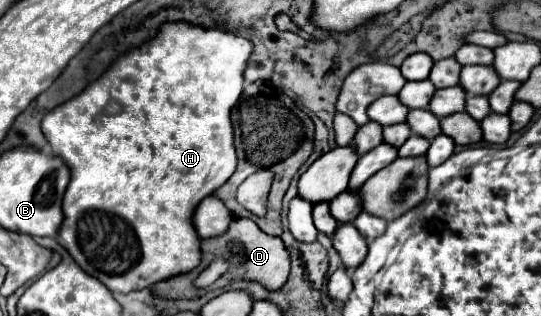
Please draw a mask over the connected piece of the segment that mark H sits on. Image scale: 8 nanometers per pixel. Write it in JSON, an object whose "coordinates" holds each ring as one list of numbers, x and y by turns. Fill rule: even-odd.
{"coordinates":[[165,23,165,25,161,25,157,37,153,37,149,43,121,55,83,93,79,93,77,97,73,97,67,103,55,107,53,111,49,111,43,117,41,129,43,129,47,143,51,145,53,155,61,157,71,171,71,181,69,181,69,187,63,197,65,219,59,229,57,241,71,253,71,257,77,261,77,265,85,273,99,279,107,289,119,291,119,293,147,289,147,287,155,285,157,281,163,281,163,279,169,279,169,277,175,277,181,273,189,273,201,263,201,237,197,235,197,231,193,231,193,223,189,223,189,215,193,215,193,207,201,199,215,193,235,173,237,153,235,153,235,145,233,145,233,129,231,129,229,115,231,115,231,107,237,103,237,99,243,93,243,69,245,69,245,63,247,63,251,51,253,51,253,45,247,39,227,33,227,31,203,29,203,27,195,27,189,23],[111,101,117,101,121,105,121,111,115,115,105,113,105,107]]}

